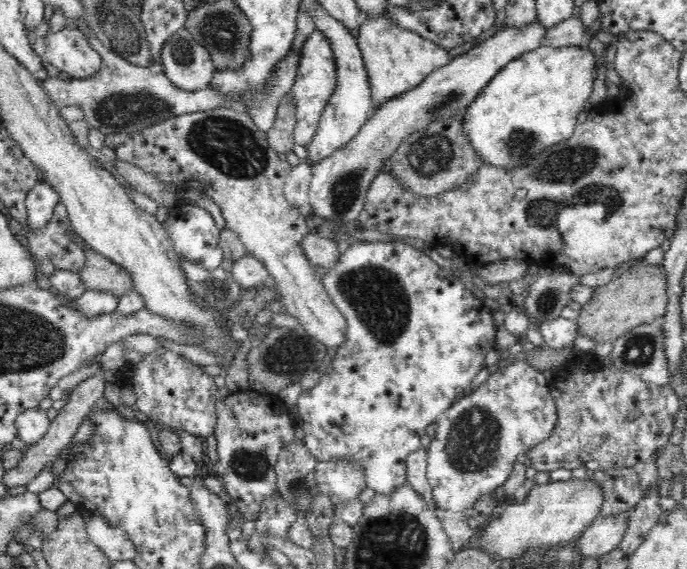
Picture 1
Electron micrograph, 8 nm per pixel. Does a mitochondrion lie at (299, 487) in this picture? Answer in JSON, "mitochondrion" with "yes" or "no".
{"mitochondrion":"yes"}

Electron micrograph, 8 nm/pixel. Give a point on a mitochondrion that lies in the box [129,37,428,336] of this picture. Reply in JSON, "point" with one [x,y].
{"point":[229,145]}

